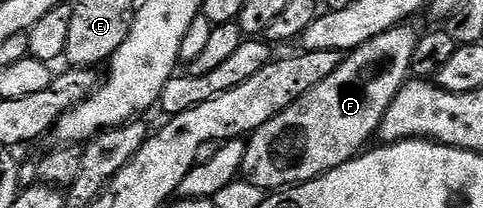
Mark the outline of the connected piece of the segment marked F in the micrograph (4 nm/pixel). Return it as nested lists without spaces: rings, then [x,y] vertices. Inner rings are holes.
[[[413,23],[398,27],[364,42],[320,86],[312,86],[288,110],[276,114],[246,140],[242,176],[267,190],[293,188],[344,166],[377,137],[388,106],[410,76],[412,50],[420,35]]]

